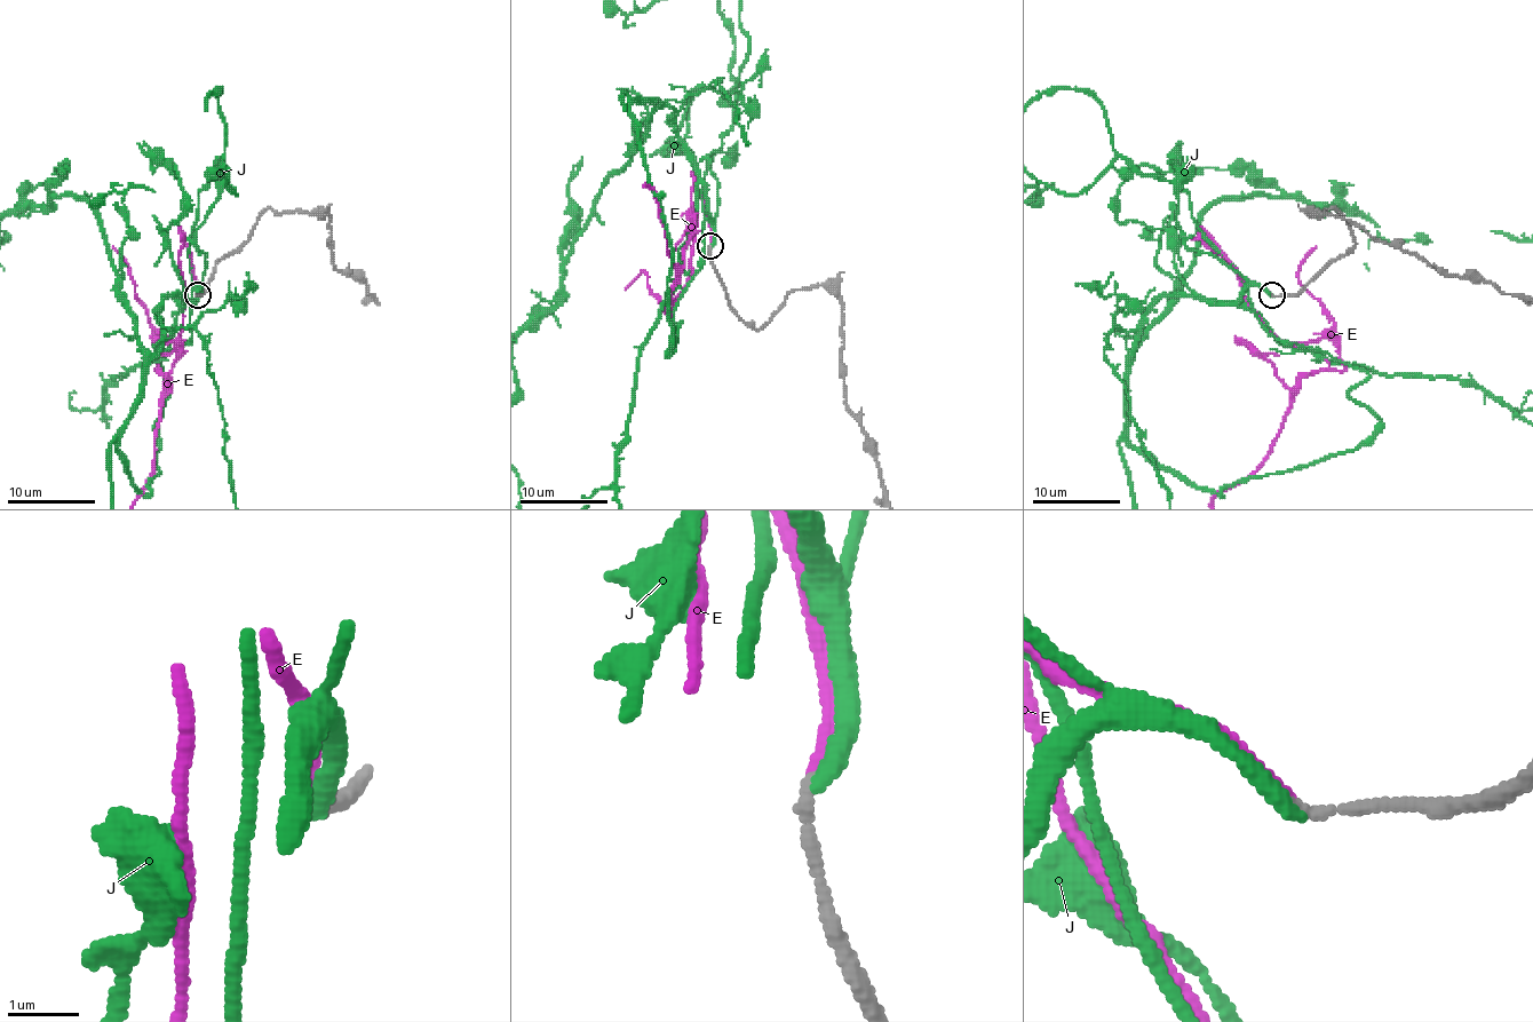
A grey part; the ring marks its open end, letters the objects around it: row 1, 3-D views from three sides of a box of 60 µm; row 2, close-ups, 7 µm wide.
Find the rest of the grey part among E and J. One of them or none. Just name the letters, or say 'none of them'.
E

